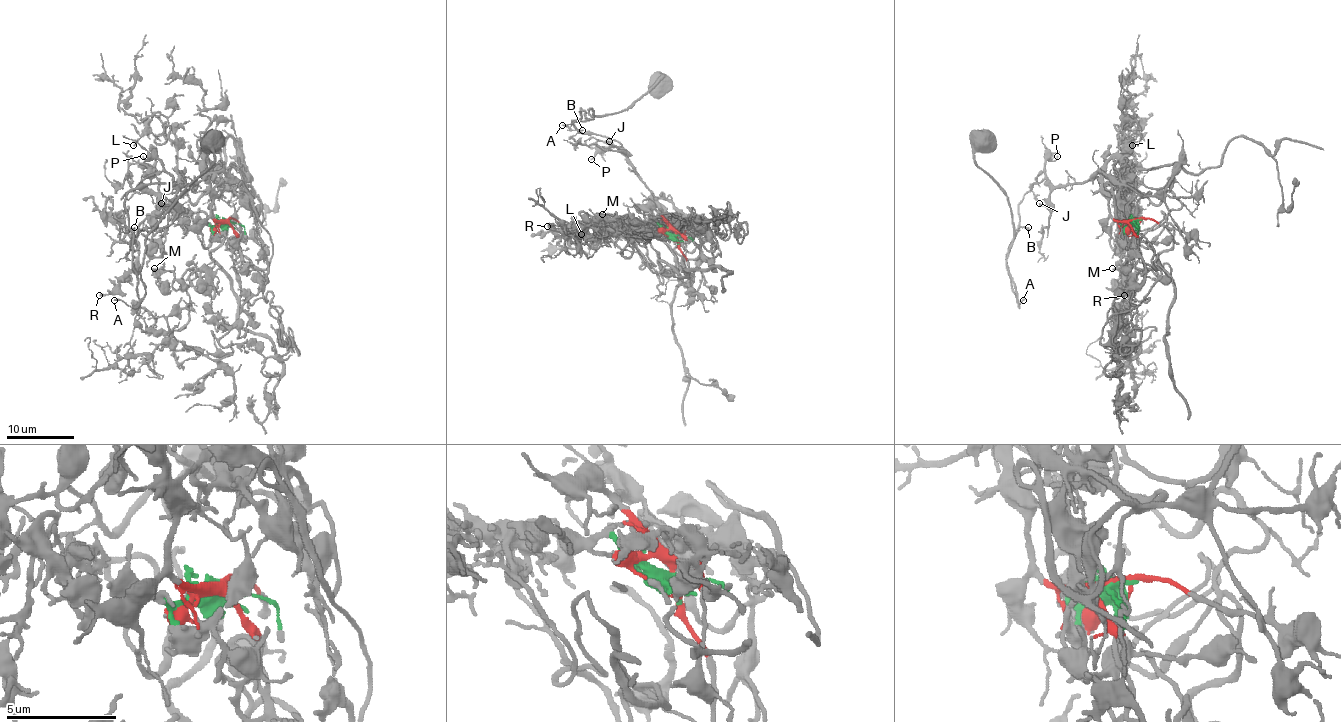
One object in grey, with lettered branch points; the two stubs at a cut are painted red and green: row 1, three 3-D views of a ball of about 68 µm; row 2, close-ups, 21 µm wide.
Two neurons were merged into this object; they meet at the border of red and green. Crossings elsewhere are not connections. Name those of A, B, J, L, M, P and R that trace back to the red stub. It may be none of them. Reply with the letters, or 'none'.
A, B, J, P

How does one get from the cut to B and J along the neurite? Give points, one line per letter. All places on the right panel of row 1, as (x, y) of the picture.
B: (1136, 220), (1115, 220), (1109, 194), (1090, 177), (1063, 186), (1034, 182), (1019, 204), (1019, 225), (1027, 226)
J: (1136, 220), (1115, 220), (1110, 215), (1109, 194), (1097, 177), (1058, 186), (1049, 194), (1046, 206), (1039, 203)

